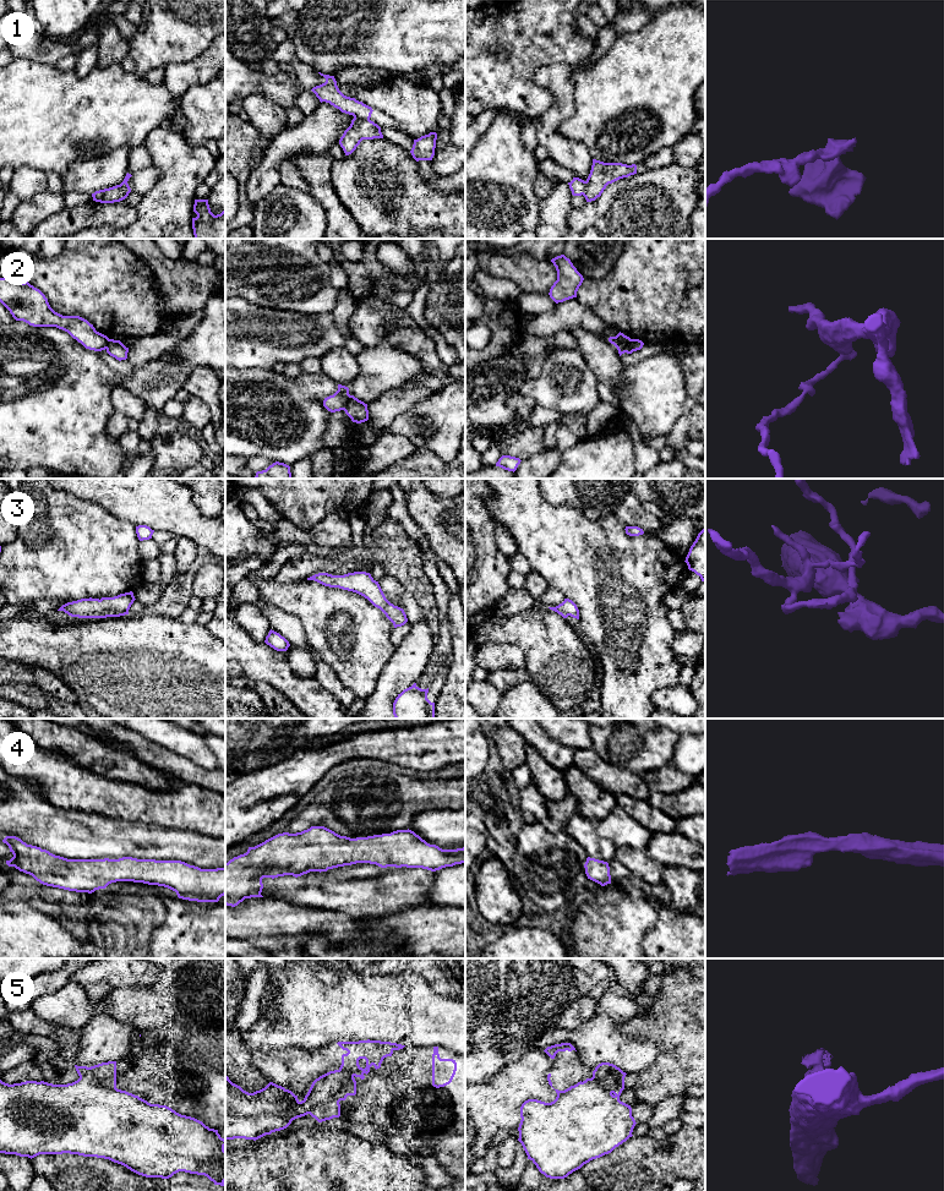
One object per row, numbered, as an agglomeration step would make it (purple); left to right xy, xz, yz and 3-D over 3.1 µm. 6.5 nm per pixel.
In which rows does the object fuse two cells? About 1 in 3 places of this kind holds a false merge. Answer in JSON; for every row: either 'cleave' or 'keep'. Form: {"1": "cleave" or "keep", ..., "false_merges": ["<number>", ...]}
{"1": "cleave", "2": "cleave", "3": "keep", "4": "keep", "5": "cleave", "false_merges": ["1", "2", "5"]}

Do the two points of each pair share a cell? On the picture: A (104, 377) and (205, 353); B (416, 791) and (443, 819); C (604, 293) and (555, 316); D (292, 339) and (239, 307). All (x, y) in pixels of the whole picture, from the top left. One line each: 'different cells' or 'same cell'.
A: same cell
B: different cells
C: different cells
D: same cell

